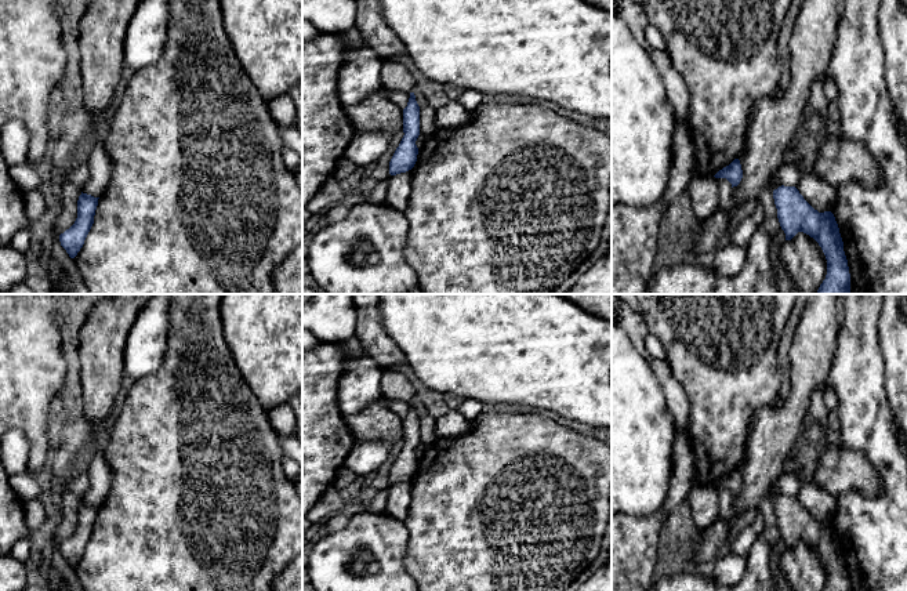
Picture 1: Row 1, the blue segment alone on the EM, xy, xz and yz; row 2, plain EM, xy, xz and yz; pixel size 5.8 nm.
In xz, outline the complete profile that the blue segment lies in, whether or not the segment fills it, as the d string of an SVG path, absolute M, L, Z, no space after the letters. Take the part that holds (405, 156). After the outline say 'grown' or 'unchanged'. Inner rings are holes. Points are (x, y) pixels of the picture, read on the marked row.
M410 93L407 106L403 109L403 133L404 135L389 162L391 175L411 170L417 162L416 141L420 135L420 106L414 93Z; unchanged

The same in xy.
M81 192L77 200L77 218L75 224L59 235L61 246L66 250L70 258L77 255L94 224L98 199L99 197Z; unchanged

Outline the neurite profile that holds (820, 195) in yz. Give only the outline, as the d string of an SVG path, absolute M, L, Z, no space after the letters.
M797 141L787 149L784 160L787 164L797 166L802 170L802 178L797 189L803 199L819 213L832 213L837 203L837 189L803 163Z

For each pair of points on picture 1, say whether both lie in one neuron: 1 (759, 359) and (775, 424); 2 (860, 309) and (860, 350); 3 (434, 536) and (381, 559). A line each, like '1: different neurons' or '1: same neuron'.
1: different neurons
2: same neuron
3: different neurons

